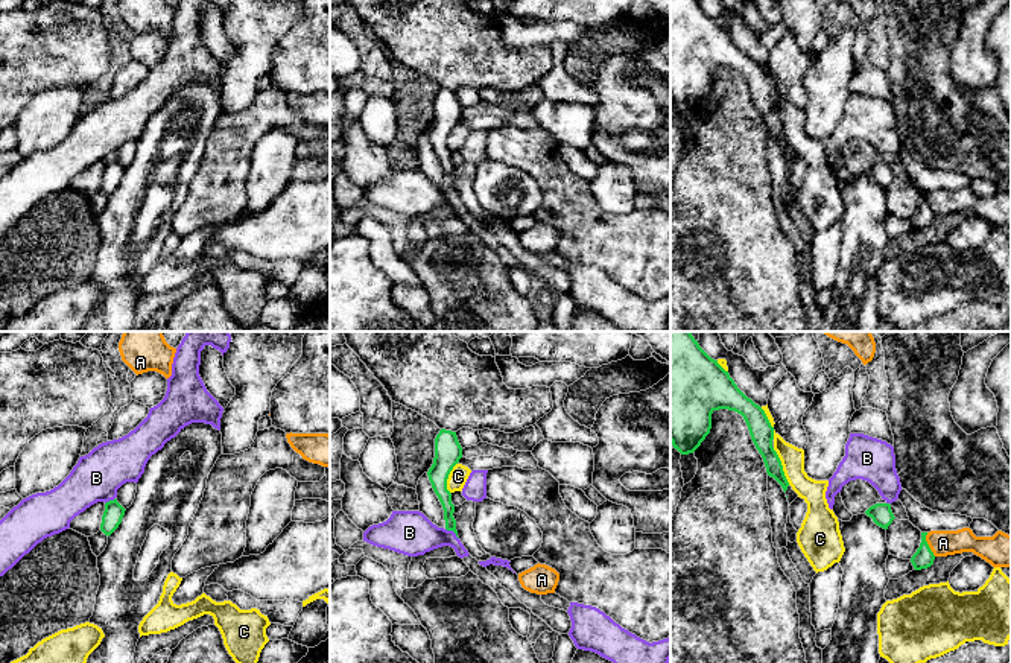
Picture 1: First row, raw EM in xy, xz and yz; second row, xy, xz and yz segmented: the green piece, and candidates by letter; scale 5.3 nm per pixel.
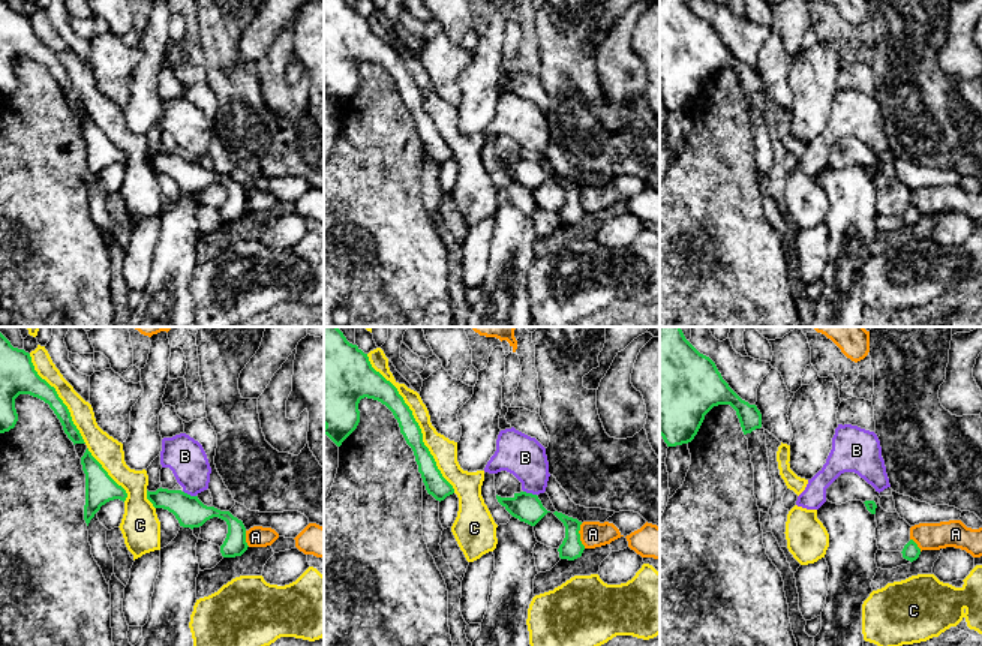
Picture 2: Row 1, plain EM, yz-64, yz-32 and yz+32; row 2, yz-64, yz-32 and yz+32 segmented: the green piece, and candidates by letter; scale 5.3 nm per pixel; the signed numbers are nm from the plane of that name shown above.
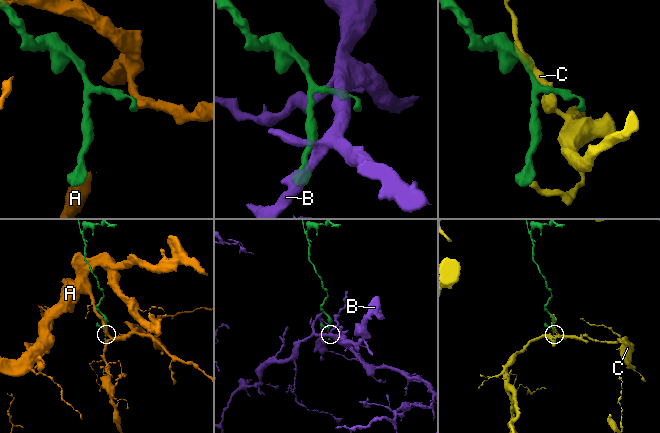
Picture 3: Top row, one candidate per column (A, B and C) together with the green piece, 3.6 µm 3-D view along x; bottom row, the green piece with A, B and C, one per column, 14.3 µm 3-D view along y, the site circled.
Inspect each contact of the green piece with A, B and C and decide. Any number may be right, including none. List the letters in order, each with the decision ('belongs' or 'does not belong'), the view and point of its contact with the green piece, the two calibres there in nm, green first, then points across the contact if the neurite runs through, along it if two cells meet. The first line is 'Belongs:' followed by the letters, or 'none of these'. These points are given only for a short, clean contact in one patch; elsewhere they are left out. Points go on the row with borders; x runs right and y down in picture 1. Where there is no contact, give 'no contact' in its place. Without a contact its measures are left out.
Belongs: none of these
A: does not belong; meets green in yz at (928, 545); 110 nm thick on the green side, 140 nm on the other; border along yz (926, 532), (926, 542), (935, 555)
B: does not belong; meets green in xz at (453, 531); 80 nm thick on the green side, 240 nm on the other; border along xz (446, 528), (458, 539)
C: does not belong; meets green in yz at (782, 466); 130 nm thick on the green side, 130 nm on the other

